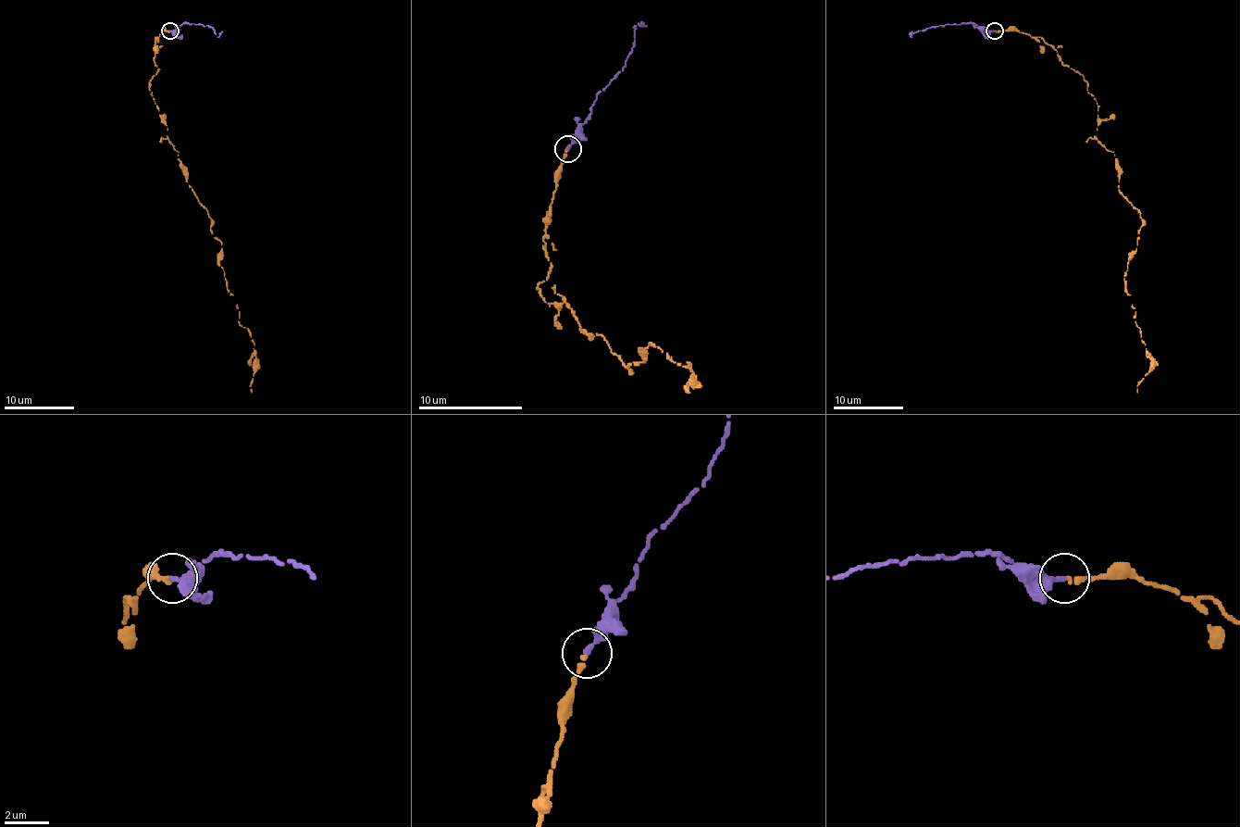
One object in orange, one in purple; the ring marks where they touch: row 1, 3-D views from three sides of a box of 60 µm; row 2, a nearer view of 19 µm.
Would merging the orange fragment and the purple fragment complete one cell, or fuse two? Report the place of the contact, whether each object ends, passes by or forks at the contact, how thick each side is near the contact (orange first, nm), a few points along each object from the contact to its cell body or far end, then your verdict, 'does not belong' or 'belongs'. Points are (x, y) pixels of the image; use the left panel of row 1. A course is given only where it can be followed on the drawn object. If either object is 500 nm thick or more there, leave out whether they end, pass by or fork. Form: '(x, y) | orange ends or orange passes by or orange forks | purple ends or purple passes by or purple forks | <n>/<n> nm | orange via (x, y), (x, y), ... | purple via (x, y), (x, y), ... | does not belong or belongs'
(170, 31) | orange ends | purple ends | 260/240 nm | orange via (170, 31), (154, 36), (158, 68), (149, 91), (182, 173), (221, 242), (219, 266), (256, 359), (251, 393) | purple via (170, 31), (176, 31), (184, 22), (209, 26), (217, 36), (223, 31) | belongs

